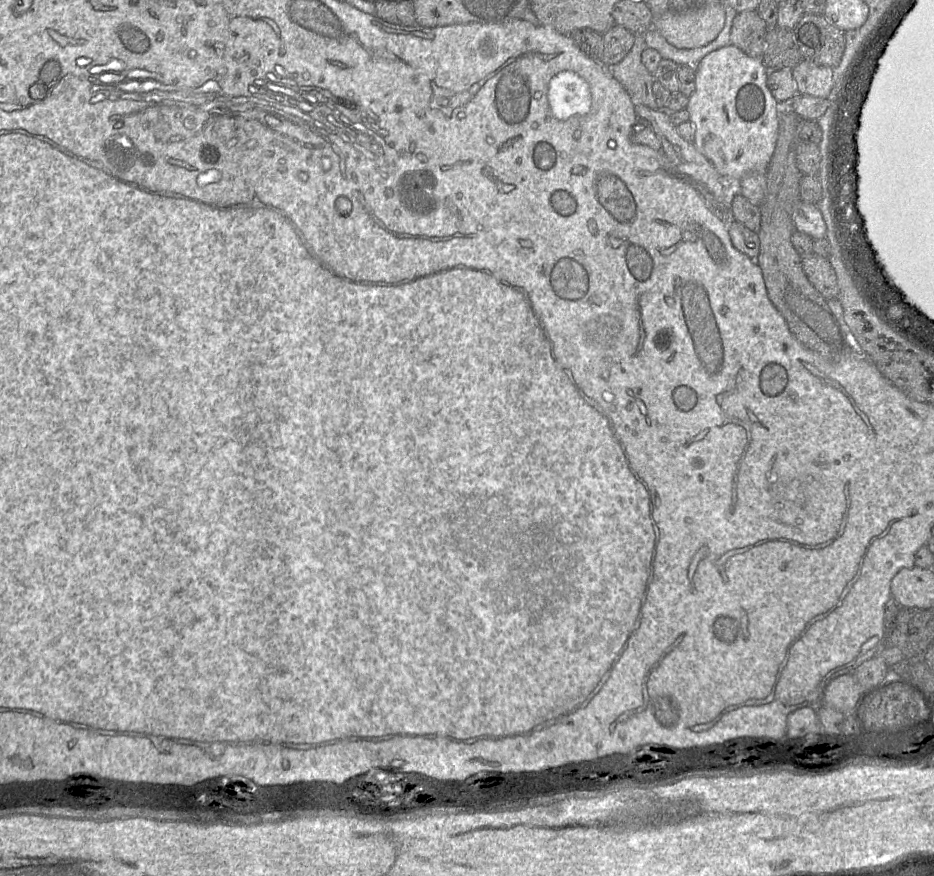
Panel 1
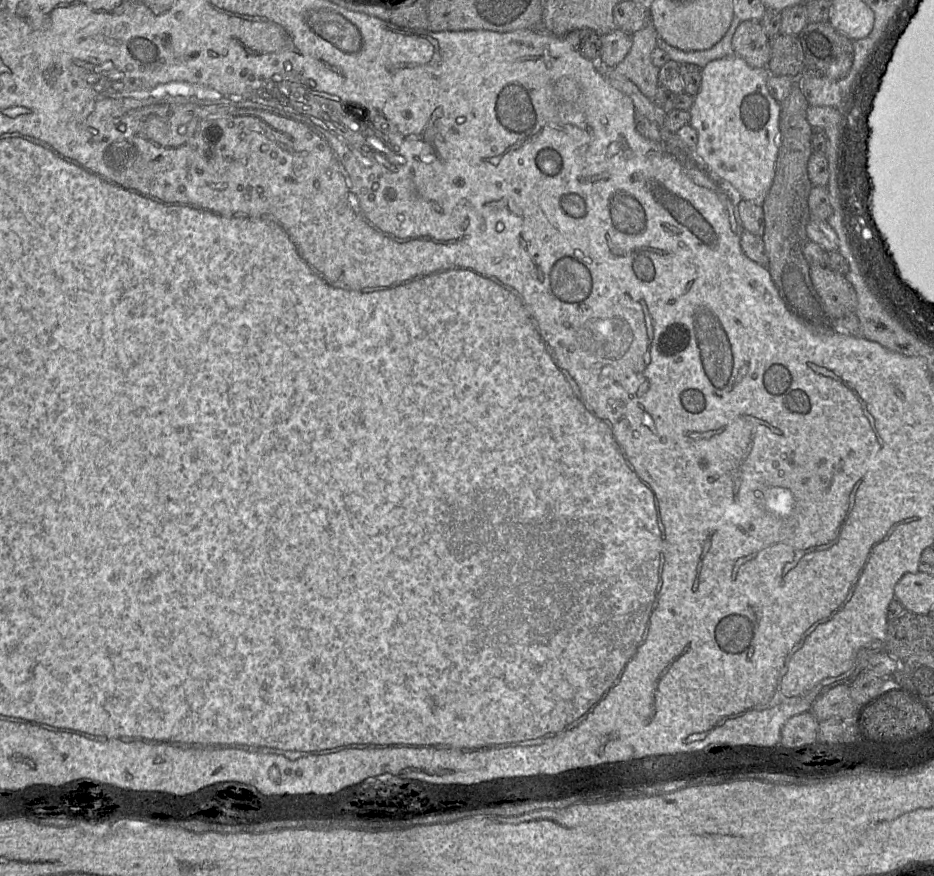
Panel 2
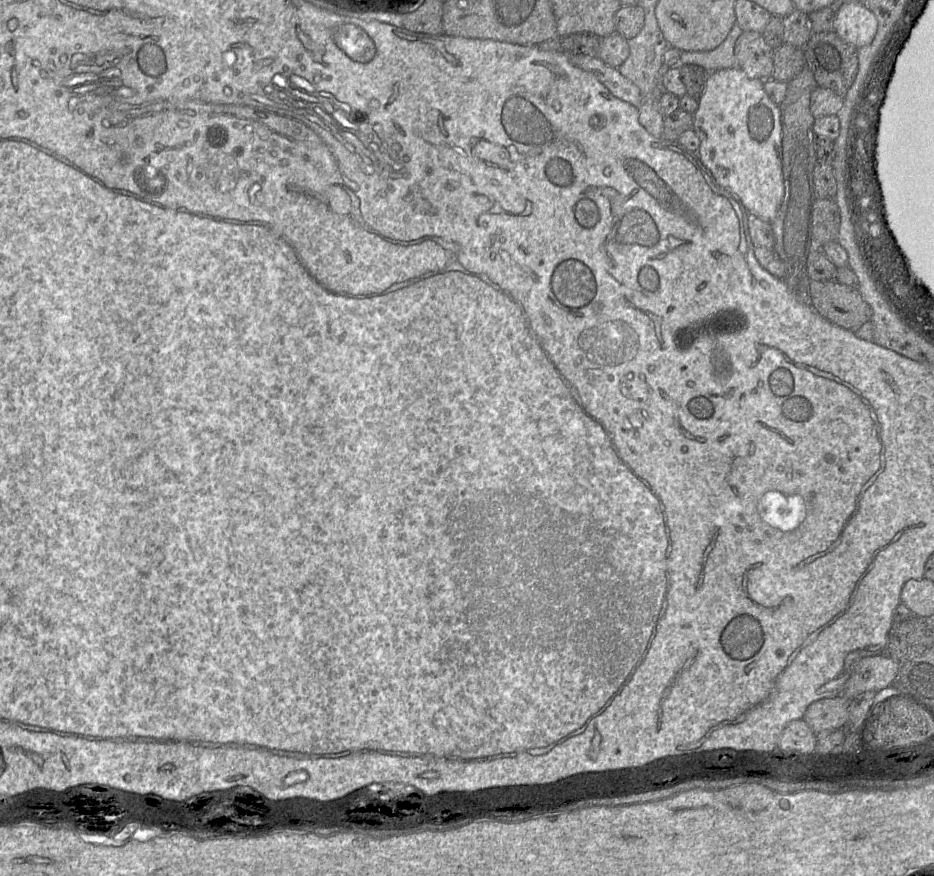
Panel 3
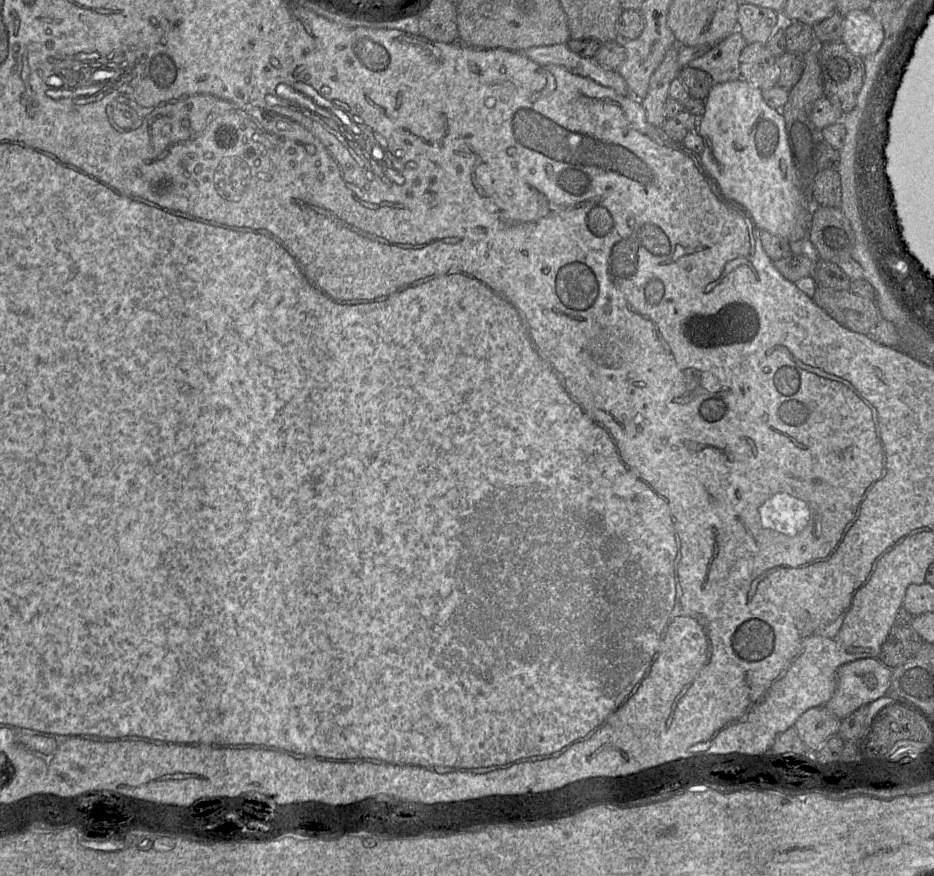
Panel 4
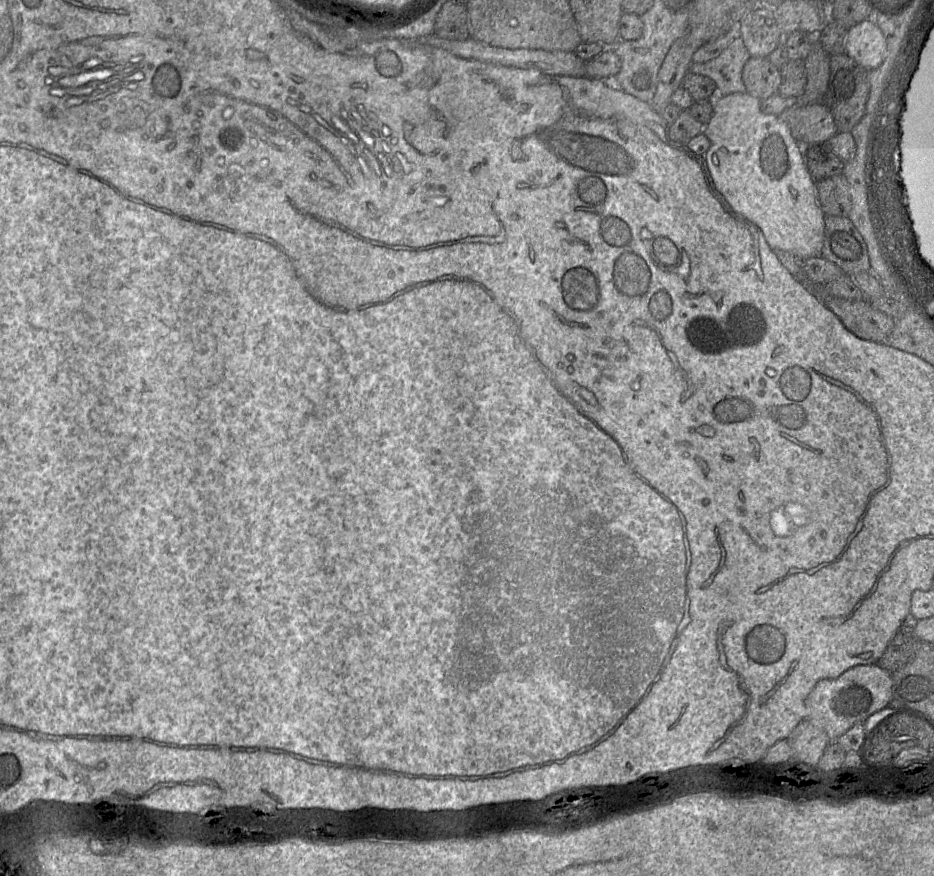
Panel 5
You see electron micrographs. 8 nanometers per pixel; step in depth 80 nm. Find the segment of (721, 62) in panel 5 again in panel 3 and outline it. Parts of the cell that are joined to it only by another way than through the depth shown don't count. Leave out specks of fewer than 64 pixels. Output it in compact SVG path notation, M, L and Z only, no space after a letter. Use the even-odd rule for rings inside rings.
M735 22L725 40L710 51L682 51L680 61L682 64L693 64L714 72L722 69L738 67L734 53L735 43L743 30Z

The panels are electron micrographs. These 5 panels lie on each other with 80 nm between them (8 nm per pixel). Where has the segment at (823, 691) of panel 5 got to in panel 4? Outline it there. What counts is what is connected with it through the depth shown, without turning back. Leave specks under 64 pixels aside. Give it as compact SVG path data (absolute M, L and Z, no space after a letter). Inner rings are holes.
M878 658L857 659L837 670L835 691L826 708L843 719L864 704L882 697L891 684L892 670Z

